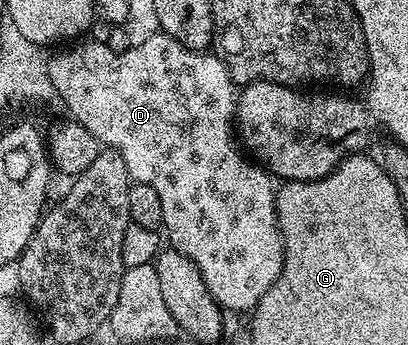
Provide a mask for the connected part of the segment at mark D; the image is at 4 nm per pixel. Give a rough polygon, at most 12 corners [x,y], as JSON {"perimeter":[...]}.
{"perimeter":[[164,33],[48,56],[226,312],[283,269],[274,176],[216,54]]}

